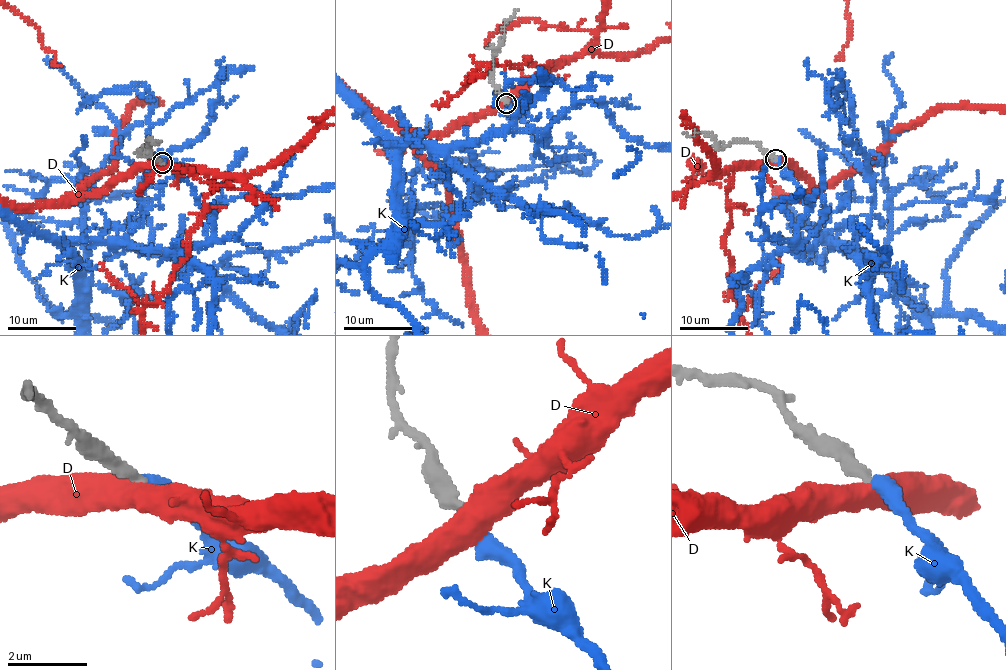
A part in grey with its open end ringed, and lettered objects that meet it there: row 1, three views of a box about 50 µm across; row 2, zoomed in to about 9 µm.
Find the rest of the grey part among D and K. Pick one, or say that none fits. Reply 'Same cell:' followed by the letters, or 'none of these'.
Same cell: K

